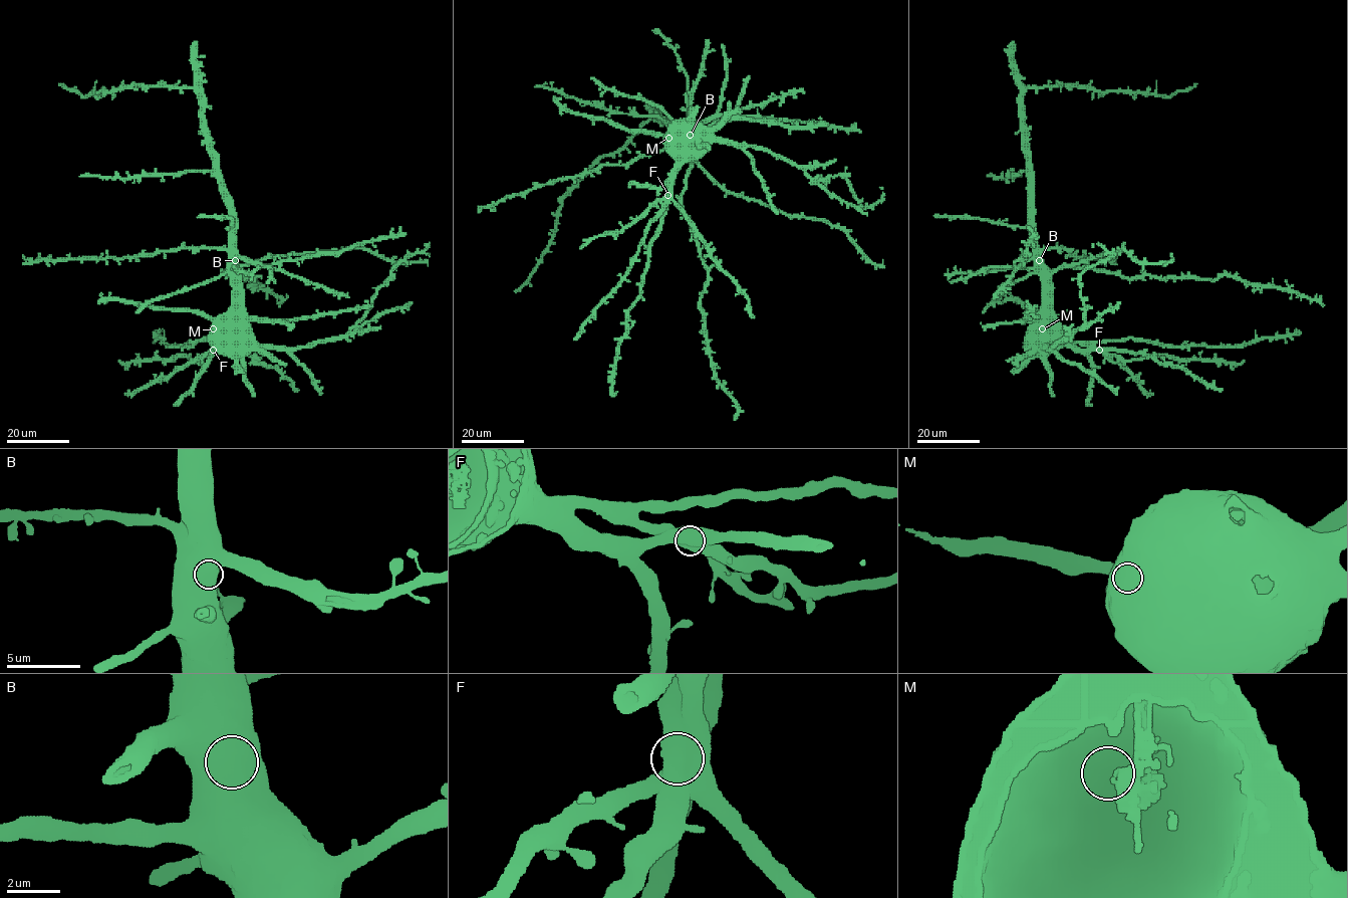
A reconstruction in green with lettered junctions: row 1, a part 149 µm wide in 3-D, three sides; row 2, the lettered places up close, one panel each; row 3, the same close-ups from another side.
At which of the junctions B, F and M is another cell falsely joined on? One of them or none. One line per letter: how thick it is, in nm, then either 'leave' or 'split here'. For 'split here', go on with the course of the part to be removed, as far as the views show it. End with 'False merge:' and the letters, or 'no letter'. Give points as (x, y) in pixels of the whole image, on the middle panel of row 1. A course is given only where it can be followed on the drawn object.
B: 1050 nm thick; leave
F: 1100 nm thick; leave
M: 1100 nm thick; leave
False merge: no letter

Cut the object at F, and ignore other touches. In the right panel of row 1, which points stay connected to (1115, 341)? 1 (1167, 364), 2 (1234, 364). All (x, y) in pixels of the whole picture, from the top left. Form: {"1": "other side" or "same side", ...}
{"1": "other side", "2": "same side"}

